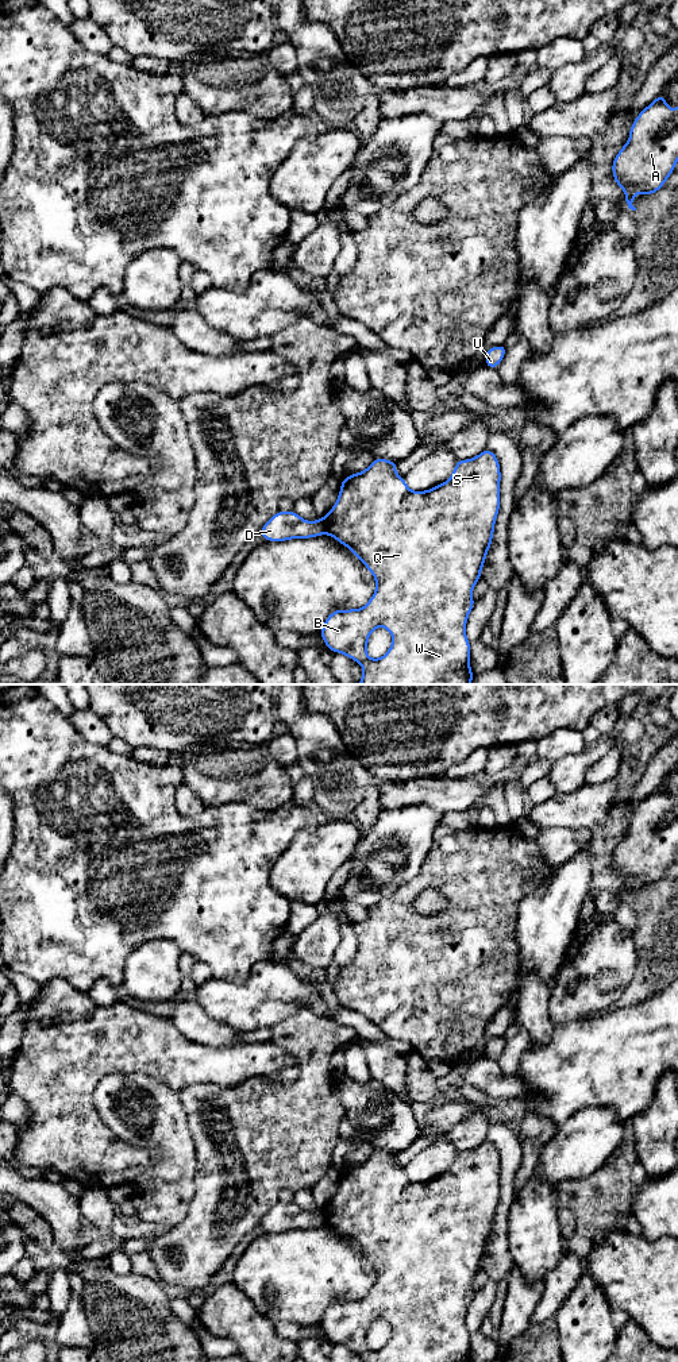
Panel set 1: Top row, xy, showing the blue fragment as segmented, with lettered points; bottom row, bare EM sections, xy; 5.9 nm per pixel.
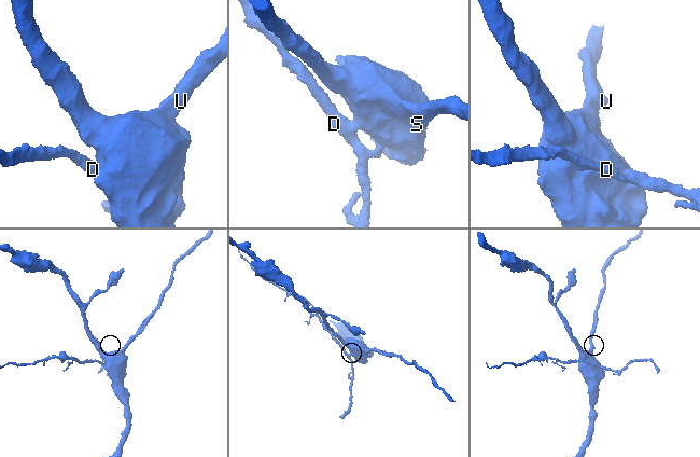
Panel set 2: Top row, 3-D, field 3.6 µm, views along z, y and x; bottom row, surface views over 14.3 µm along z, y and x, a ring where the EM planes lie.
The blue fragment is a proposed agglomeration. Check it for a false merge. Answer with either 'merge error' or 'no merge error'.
merge error

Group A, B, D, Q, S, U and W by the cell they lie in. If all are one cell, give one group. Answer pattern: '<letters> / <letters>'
A B Q S U W / D

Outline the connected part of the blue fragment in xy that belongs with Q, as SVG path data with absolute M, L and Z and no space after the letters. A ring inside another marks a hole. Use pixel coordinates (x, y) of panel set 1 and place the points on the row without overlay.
M486 1139L473 1150L457 1151L450 1170L425 1182L412 1182L407 1177L404 1169L396 1164L396 1157L397 1153L388 1150L373 1150L366 1161L346 1168L342 1172L339 1188L335 1196L323 1208L327 1226L347 1238L375 1269L375 1284L361 1300L340 1300L332 1303L324 1312L320 1327L331 1343L343 1344L351 1351L359 1354L363 1362L471 1362L470 1332L466 1328L465 1320L469 1305L475 1295L471 1286L473 1280L481 1270L481 1262L493 1231L494 1215L500 1201L500 1153L497 1147L489 1139ZM380 1317L386 1319L390 1323L392 1336L382 1349L370 1350L367 1347L367 1332L373 1322Z

